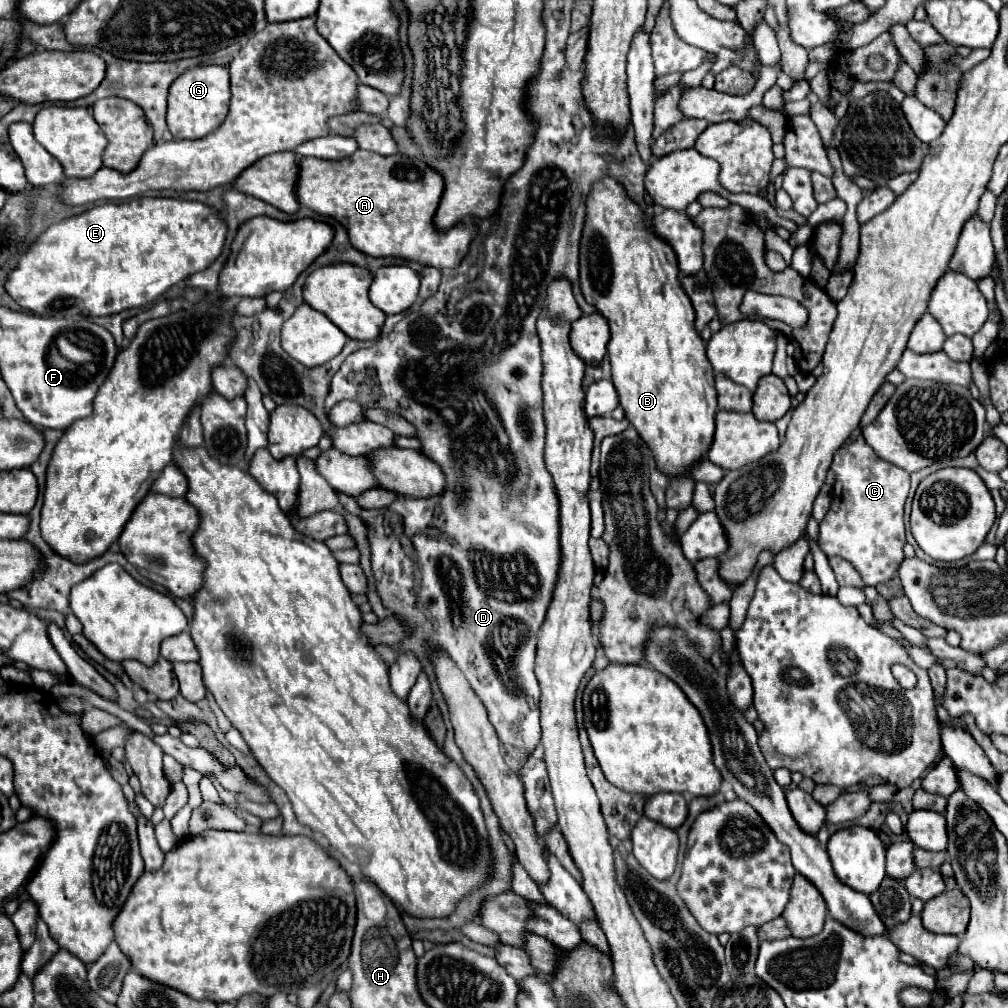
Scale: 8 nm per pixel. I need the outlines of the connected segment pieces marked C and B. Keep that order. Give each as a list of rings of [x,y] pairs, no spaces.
[[[864,436],[848,438],[834,454],[830,468],[836,474],[832,506],[820,522],[818,546],[826,556],[840,556],[854,564],[866,586],[888,582],[904,562],[904,502],[908,498],[910,474],[882,460]]]
[[[604,178],[600,182],[596,182],[592,186],[592,192],[588,196],[586,202],[586,226],[582,232],[582,244],[580,244],[580,282],[582,282],[582,292],[588,304],[594,304],[598,308],[598,312],[602,316],[606,316],[608,324],[610,324],[610,342],[608,342],[608,358],[610,358],[610,366],[612,366],[612,384],[618,392],[618,400],[620,406],[624,408],[624,414],[628,418],[628,422],[636,428],[636,432],[640,432],[640,438],[648,444],[654,460],[656,460],[656,468],[666,474],[668,478],[680,478],[684,474],[690,474],[692,468],[702,462],[708,454],[708,448],[712,446],[714,440],[714,416],[716,416],[716,388],[714,388],[714,372],[712,366],[706,358],[706,348],[702,338],[698,336],[696,328],[694,328],[694,308],[688,300],[688,296],[684,294],[680,280],[678,280],[678,264],[676,264],[676,256],[672,252],[672,248],[668,244],[664,244],[664,240],[656,238],[650,230],[646,230],[644,226],[644,214],[640,210],[638,204],[634,204],[624,188],[612,180],[612,178]]]

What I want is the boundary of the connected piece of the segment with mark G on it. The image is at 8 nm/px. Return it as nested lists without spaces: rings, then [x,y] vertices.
[[[196,66],[178,76],[168,92],[168,130],[176,140],[202,138],[220,128],[228,114],[230,86],[224,66]]]

